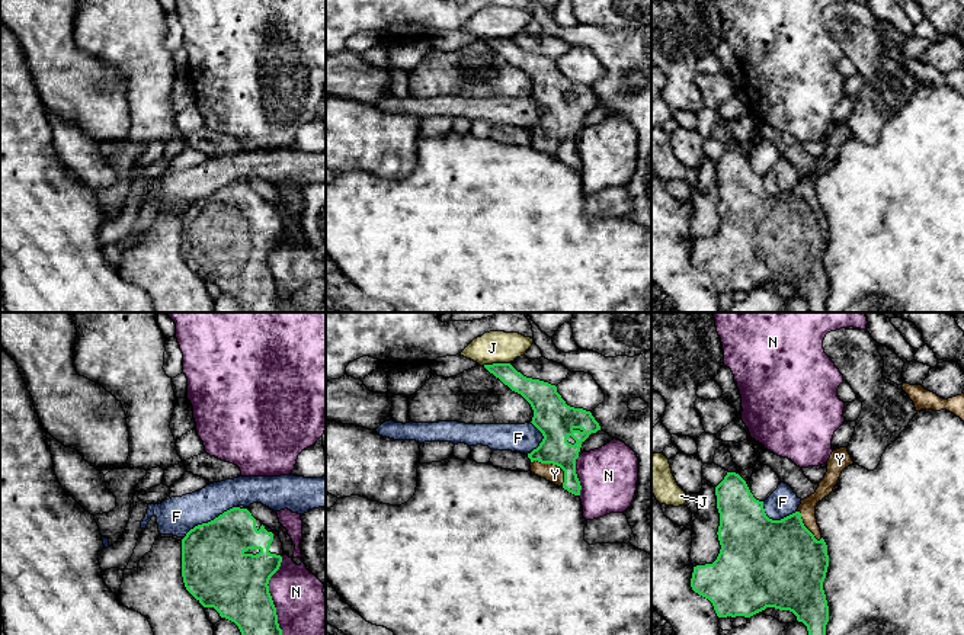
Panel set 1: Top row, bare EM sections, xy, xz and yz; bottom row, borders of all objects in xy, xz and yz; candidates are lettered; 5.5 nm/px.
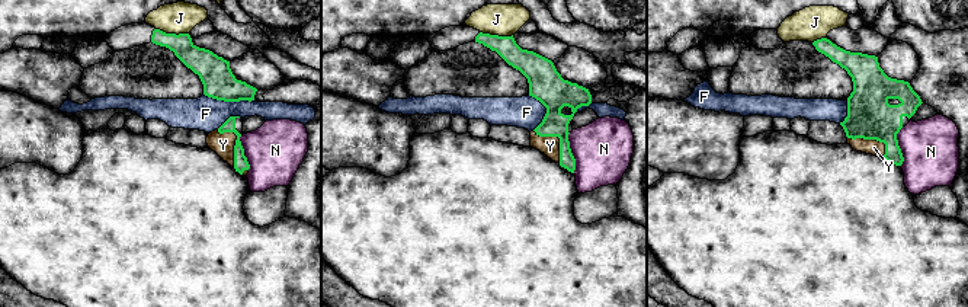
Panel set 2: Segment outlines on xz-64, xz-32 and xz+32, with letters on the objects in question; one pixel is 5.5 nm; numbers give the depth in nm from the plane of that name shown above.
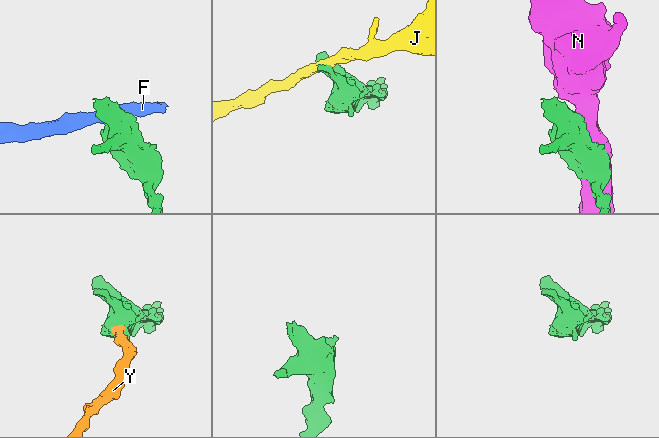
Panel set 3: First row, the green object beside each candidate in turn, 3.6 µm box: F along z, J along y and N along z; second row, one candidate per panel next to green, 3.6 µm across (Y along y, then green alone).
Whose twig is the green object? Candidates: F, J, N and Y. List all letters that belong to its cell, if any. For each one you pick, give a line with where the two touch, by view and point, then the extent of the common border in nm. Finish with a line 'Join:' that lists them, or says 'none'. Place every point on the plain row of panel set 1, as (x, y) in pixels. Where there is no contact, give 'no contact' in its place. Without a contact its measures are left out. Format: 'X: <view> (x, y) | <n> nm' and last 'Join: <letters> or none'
Y: xz (554, 138) | 240 nm
Join: Y

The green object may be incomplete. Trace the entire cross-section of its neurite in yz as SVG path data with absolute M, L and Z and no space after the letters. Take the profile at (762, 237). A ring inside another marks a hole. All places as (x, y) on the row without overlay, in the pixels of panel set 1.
M848 122L833 125L816 167L801 174L797 186L781 195L766 190L763 176L753 171L739 148L727 147L715 161L720 228L712 238L694 241L691 253L692 264L712 278L718 292L750 292L766 282L775 282L792 286L807 301L810 312L826 312L829 280L823 256L829 230L817 199L816 180L833 166L842 145L852 138Z

